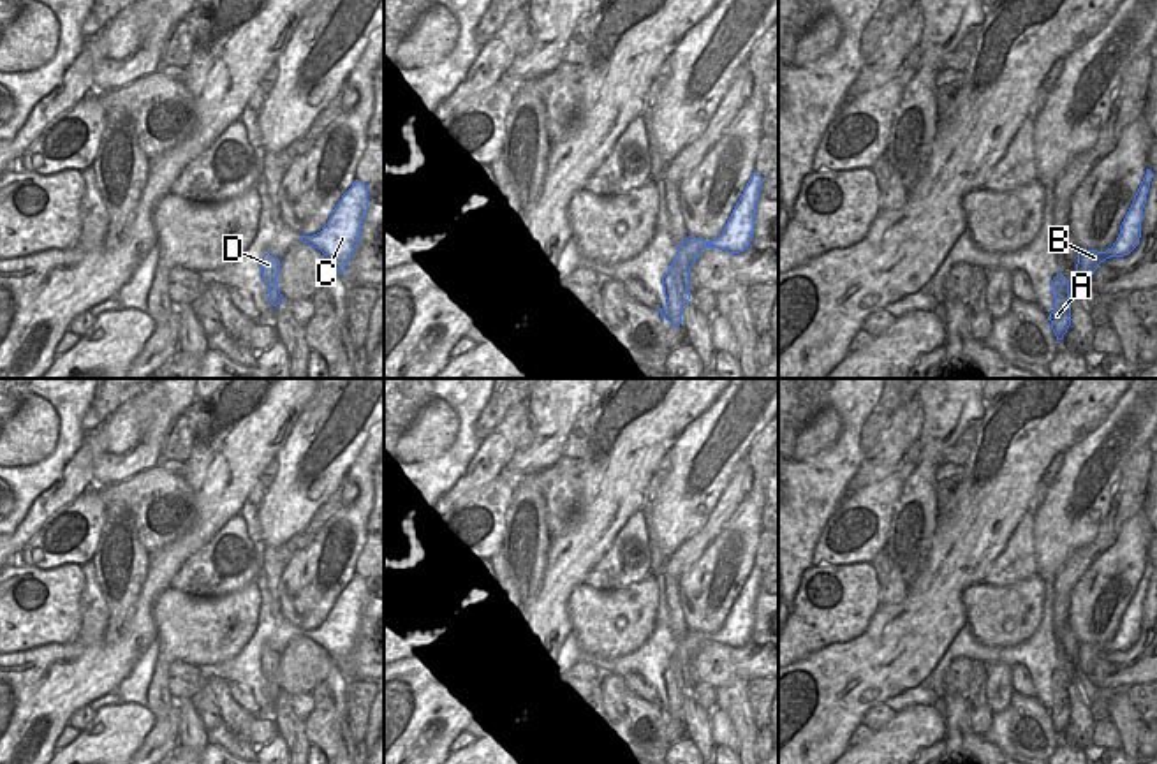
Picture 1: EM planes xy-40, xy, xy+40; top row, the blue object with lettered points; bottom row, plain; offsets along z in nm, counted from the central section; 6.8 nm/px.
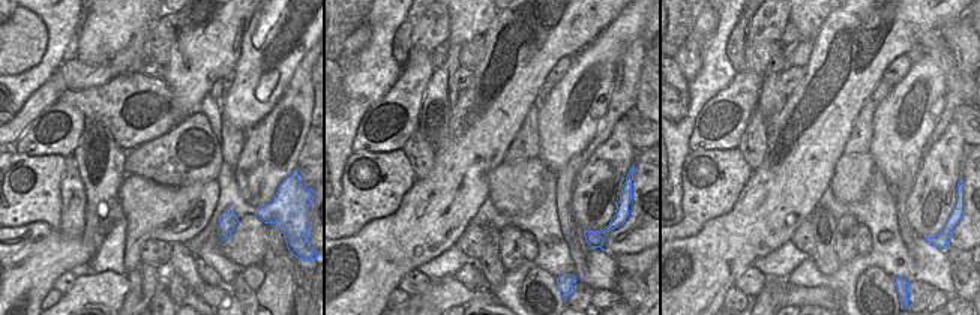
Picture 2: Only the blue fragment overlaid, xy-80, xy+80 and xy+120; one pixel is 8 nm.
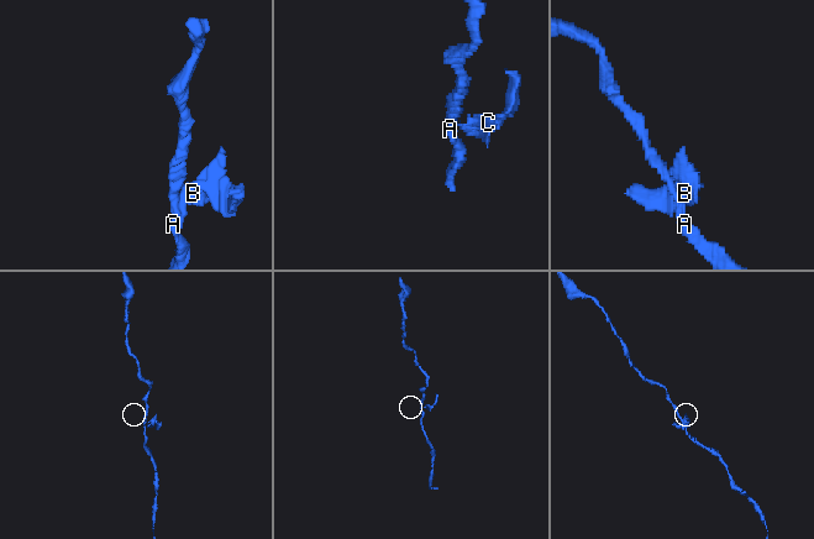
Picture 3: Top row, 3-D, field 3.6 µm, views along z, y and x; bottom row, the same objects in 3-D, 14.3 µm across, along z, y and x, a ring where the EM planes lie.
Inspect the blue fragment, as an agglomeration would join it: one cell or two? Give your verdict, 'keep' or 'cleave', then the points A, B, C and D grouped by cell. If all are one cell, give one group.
cleave; groups A D / B C

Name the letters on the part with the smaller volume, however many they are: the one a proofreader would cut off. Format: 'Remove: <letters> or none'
Remove: B, C

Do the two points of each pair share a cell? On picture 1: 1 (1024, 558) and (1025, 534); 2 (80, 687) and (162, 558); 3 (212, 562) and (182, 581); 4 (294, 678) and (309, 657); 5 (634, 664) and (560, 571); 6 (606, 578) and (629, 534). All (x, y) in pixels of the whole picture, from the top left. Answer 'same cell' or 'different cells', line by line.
1: same cell
2: same cell
3: same cell
4: same cell
5: different cells
6: same cell

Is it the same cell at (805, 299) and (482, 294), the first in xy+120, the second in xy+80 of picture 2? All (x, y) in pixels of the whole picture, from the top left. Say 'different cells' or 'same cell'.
different cells

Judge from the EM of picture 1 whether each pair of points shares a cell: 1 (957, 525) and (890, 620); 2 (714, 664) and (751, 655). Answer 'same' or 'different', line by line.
1: same
2: same

